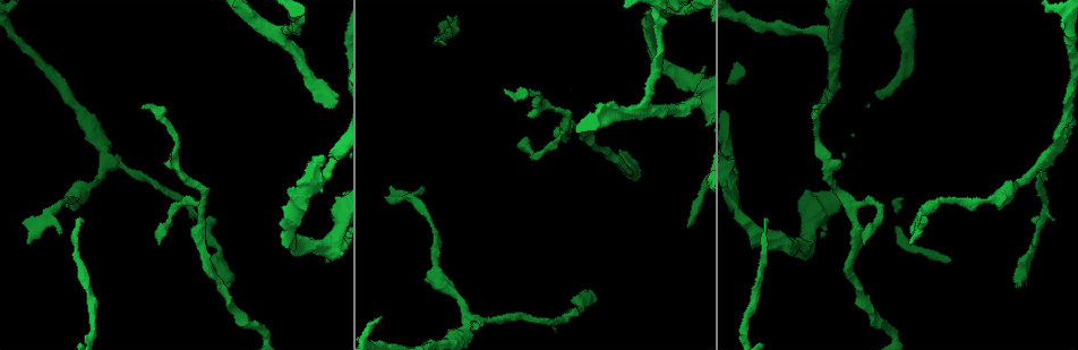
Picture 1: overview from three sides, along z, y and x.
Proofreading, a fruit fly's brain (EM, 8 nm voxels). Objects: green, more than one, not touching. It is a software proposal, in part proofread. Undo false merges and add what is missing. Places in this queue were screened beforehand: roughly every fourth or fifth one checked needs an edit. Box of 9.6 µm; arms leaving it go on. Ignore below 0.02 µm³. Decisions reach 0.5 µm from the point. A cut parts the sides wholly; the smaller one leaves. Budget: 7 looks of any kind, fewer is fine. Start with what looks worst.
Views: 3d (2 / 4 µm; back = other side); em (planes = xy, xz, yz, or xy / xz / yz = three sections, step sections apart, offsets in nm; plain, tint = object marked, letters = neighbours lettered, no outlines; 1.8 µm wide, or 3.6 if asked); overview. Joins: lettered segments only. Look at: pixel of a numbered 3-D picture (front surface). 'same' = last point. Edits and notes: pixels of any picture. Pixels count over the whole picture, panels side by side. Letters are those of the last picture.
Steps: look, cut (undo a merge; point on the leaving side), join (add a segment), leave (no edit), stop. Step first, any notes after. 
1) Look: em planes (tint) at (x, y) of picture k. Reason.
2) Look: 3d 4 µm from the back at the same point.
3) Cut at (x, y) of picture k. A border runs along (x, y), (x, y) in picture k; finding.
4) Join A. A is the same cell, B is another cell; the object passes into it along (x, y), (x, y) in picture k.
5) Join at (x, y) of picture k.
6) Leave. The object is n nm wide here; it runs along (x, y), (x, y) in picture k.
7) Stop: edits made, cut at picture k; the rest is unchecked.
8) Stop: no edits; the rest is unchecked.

Look: em 3.6 µm planes (letters) at (589, 295) of picture 1. Long arm stops here.

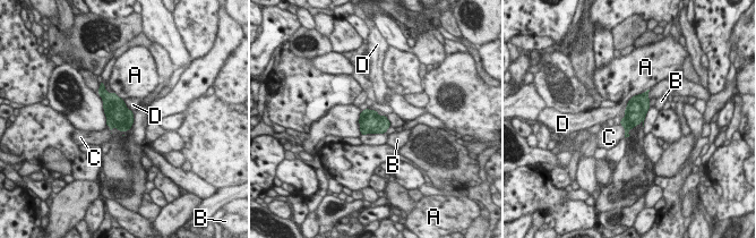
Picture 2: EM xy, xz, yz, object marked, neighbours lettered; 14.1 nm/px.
Leave. The longest contact is with A, 380 nm; A, B, C and D are other cells; a border runs along (123, 100), (125, 104), (132, 112) in picture 2; no lettered segment goes on from it.

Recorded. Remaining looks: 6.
Look: em xz step 16 (letters) at (333, 106) of picture 1. Branch stops here.

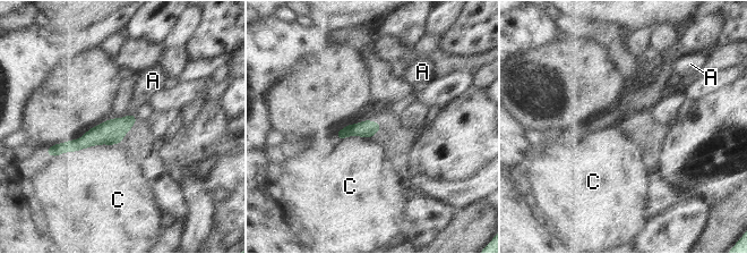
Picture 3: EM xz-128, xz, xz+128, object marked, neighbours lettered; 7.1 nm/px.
Leave. A and C are other cells; a border runs along (120, 142), (93, 144), (48, 155) in picture 3; none of them fits.

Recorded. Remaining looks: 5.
Look: 3d 4 µm at (425, 190) of picture 1.

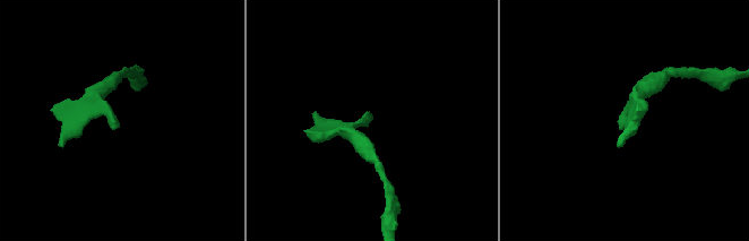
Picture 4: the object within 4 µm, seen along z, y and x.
Look: em yz step 4 (letters) at (117, 128) of picture 4.

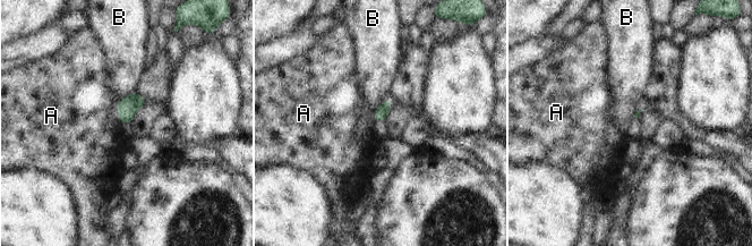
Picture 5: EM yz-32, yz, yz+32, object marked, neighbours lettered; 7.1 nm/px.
Leave. A and B are other cells; a border runs along (390, 98), (384, 100), (374, 110) in picture 5; no lettered segment goes on from it.

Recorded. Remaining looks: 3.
Stop: no edits; the rest is unchecked.

